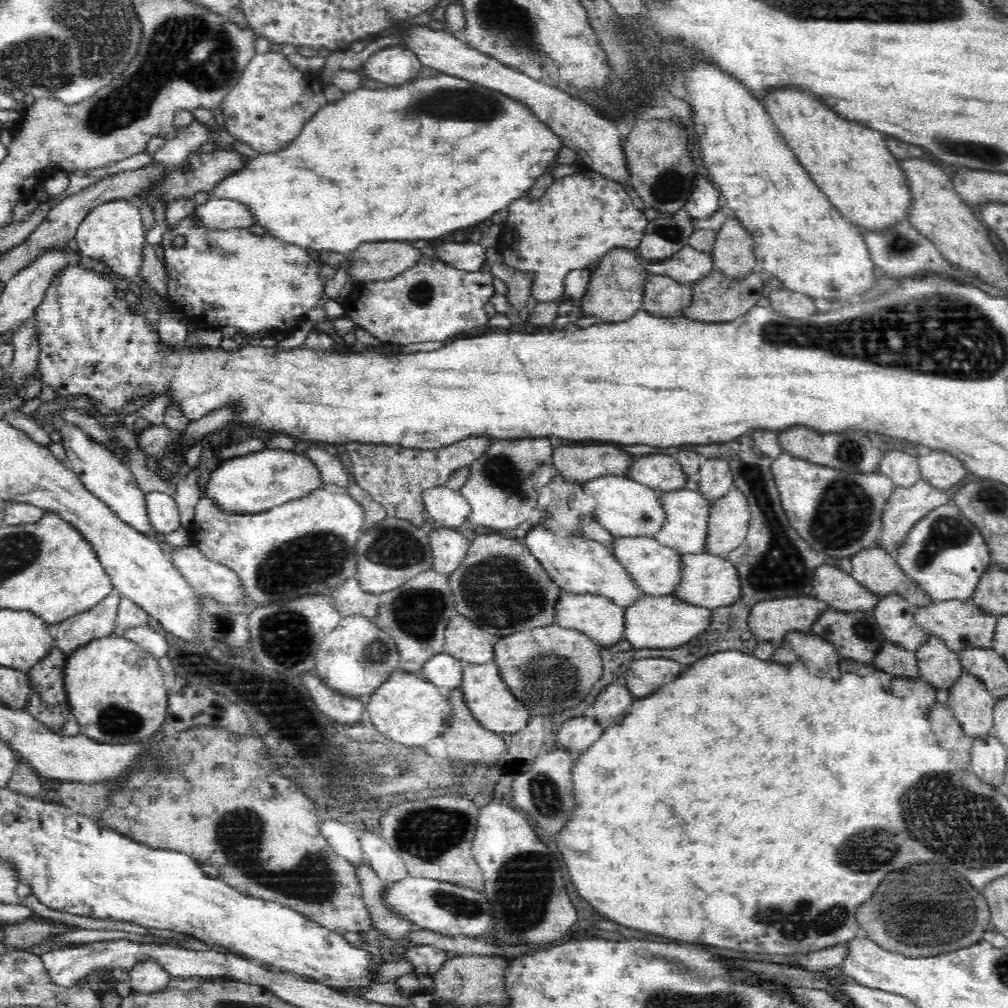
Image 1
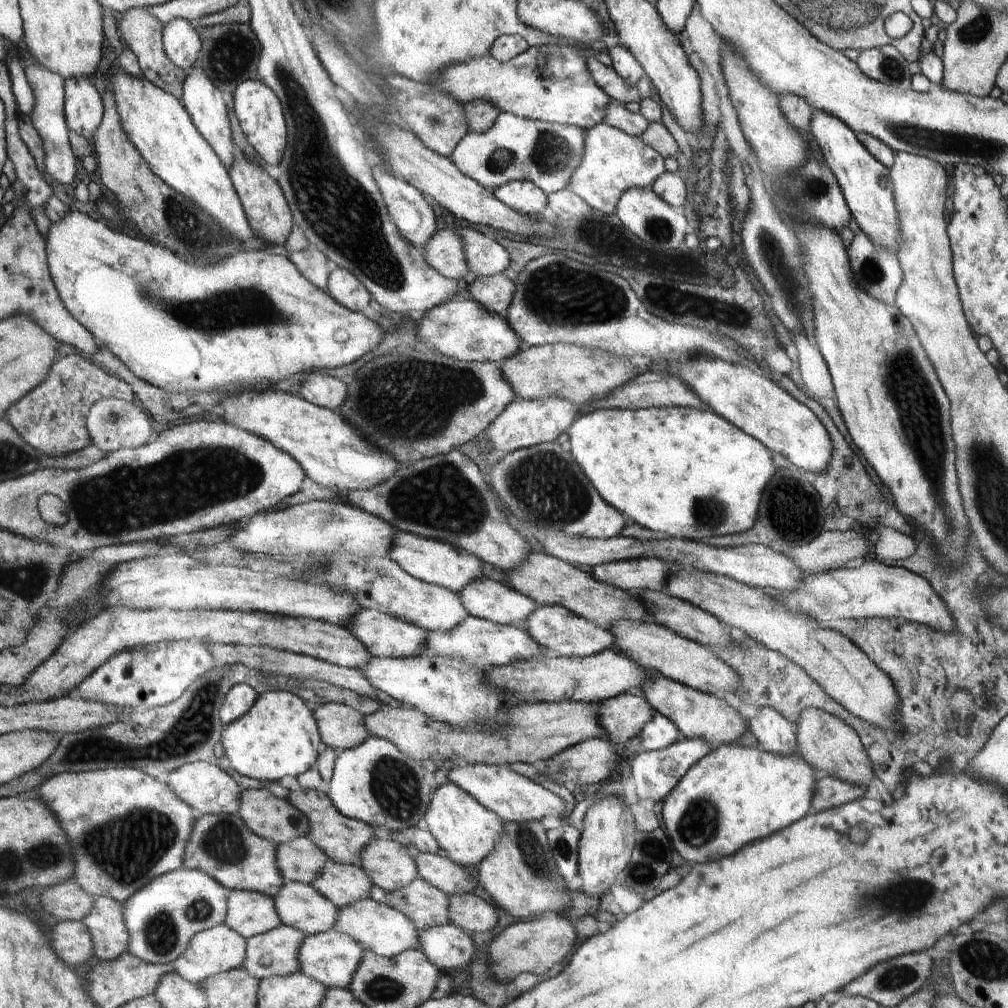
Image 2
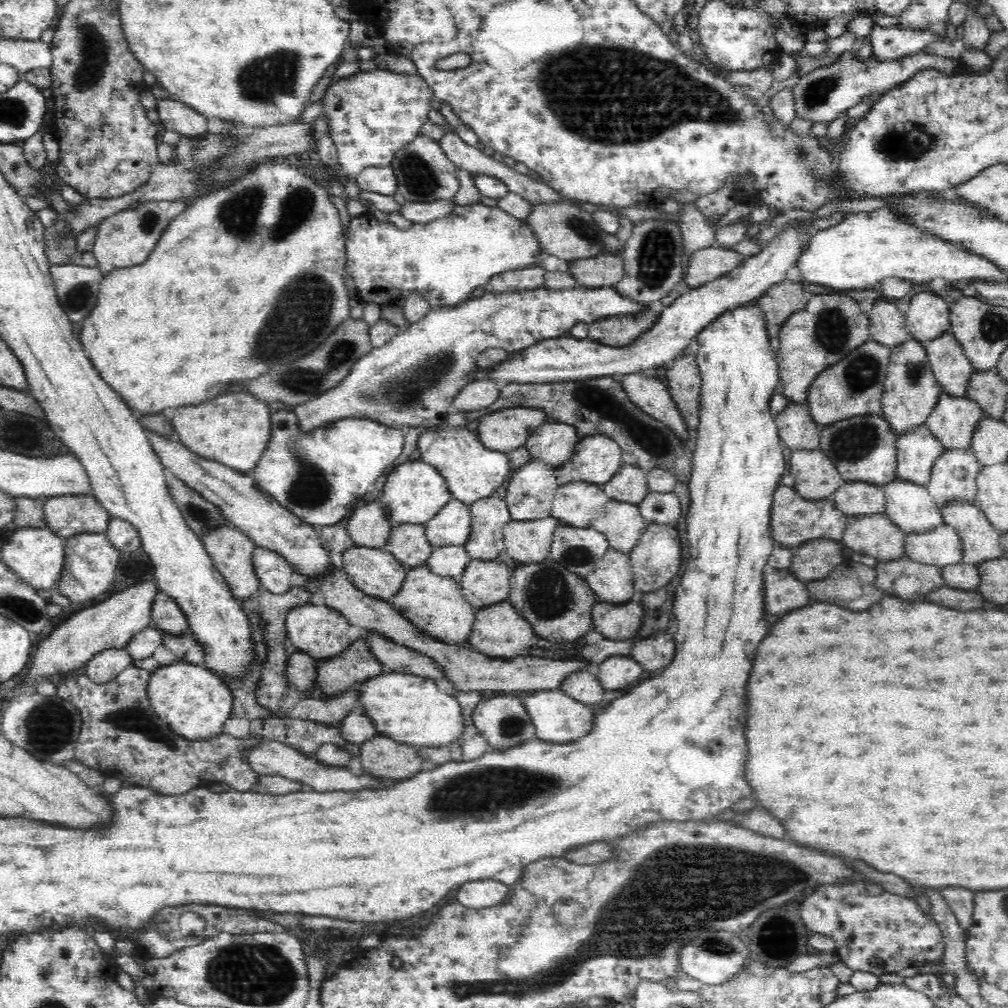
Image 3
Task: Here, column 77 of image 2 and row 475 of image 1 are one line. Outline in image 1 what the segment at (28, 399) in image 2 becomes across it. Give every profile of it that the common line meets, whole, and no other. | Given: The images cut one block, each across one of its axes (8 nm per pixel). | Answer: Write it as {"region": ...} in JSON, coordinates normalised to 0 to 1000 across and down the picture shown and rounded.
{"region":[[[462,437],[434,448],[407,447],[401,444],[367,443],[357,440],[344,441],[339,450],[347,454],[351,478],[383,507],[384,514],[402,516],[411,524],[426,526],[433,518],[426,511],[421,499],[424,487],[443,483],[448,469],[465,464],[488,441],[484,437]]]}

